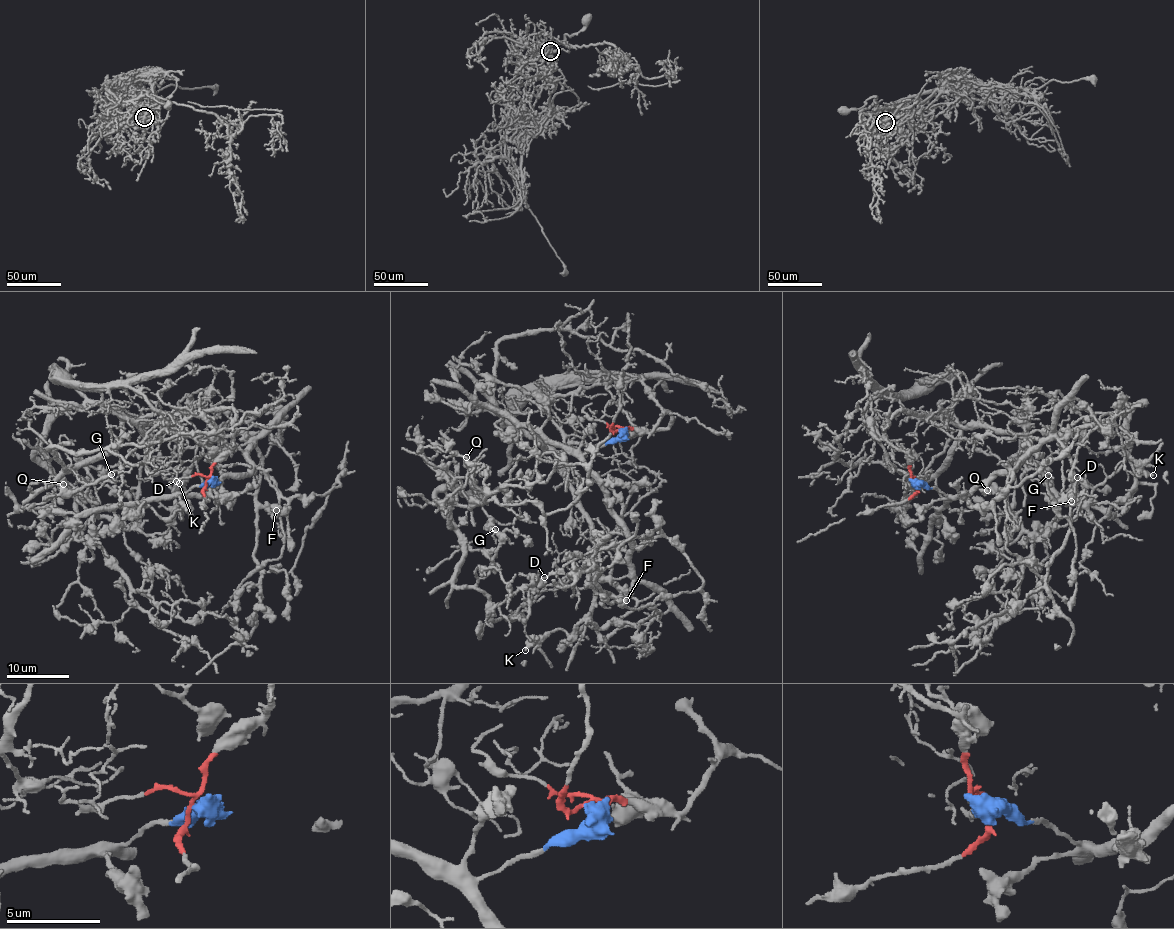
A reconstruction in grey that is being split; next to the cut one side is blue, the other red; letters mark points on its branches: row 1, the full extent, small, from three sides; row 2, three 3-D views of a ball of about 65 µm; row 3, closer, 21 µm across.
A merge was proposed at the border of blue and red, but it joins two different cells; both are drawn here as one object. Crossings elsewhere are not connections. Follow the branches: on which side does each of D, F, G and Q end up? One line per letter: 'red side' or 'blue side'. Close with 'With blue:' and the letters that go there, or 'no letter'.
D: red side
F: blue side
G: red side
Q: red side
With blue: F

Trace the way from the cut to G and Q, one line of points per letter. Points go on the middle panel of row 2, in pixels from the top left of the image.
G: (619, 430), (672, 419), (620, 442), (633, 480), (621, 521), (513, 619), (455, 585), (457, 478), (496, 529)
Q: (619, 430), (672, 419), (620, 442), (621, 521), (513, 619), (454, 584), (467, 456)

